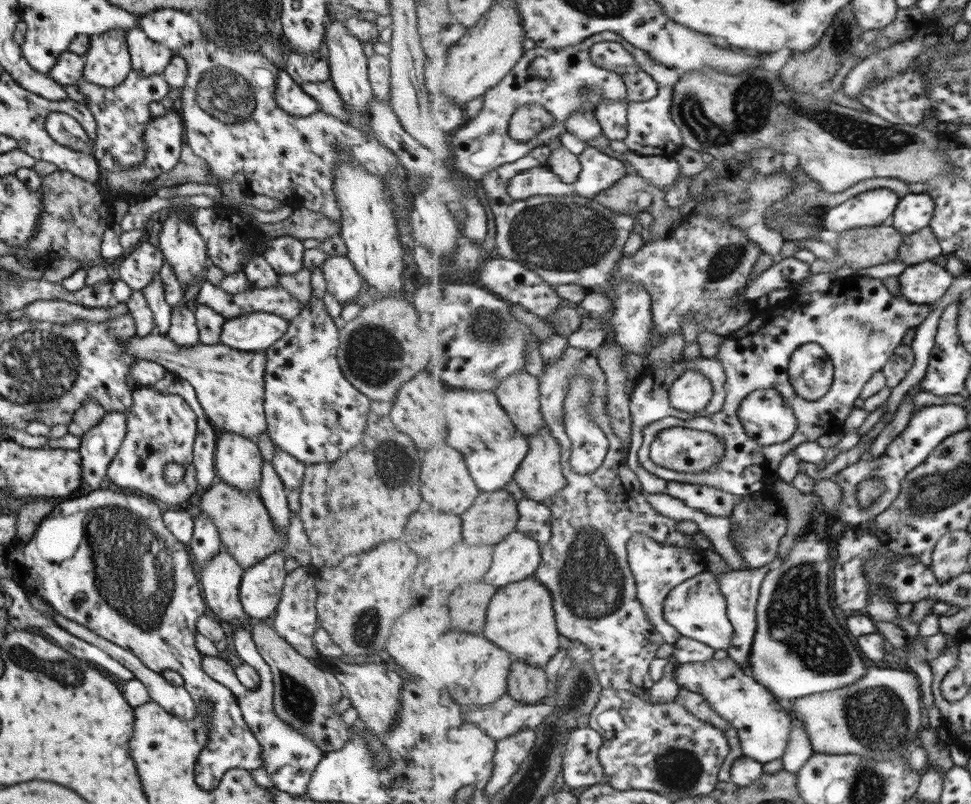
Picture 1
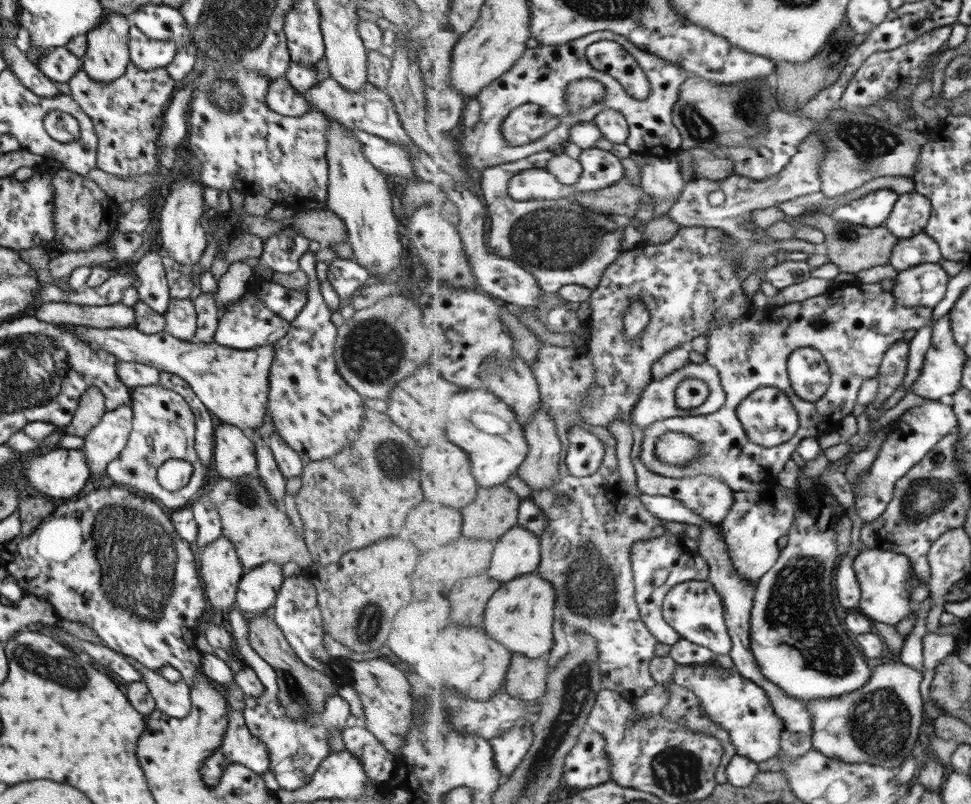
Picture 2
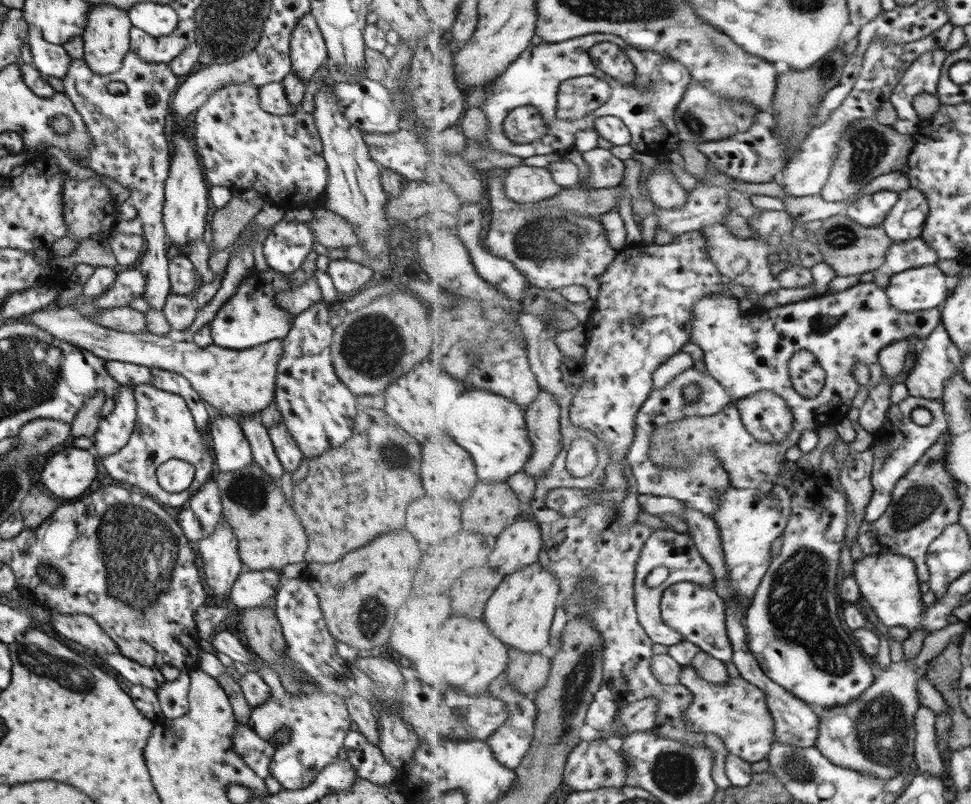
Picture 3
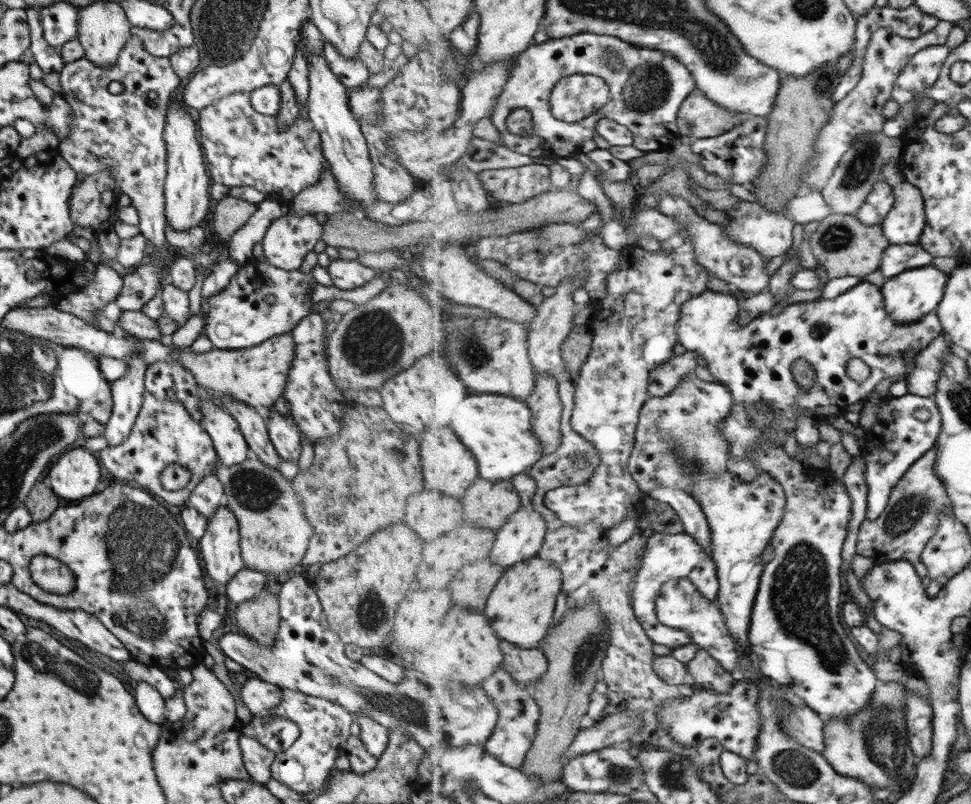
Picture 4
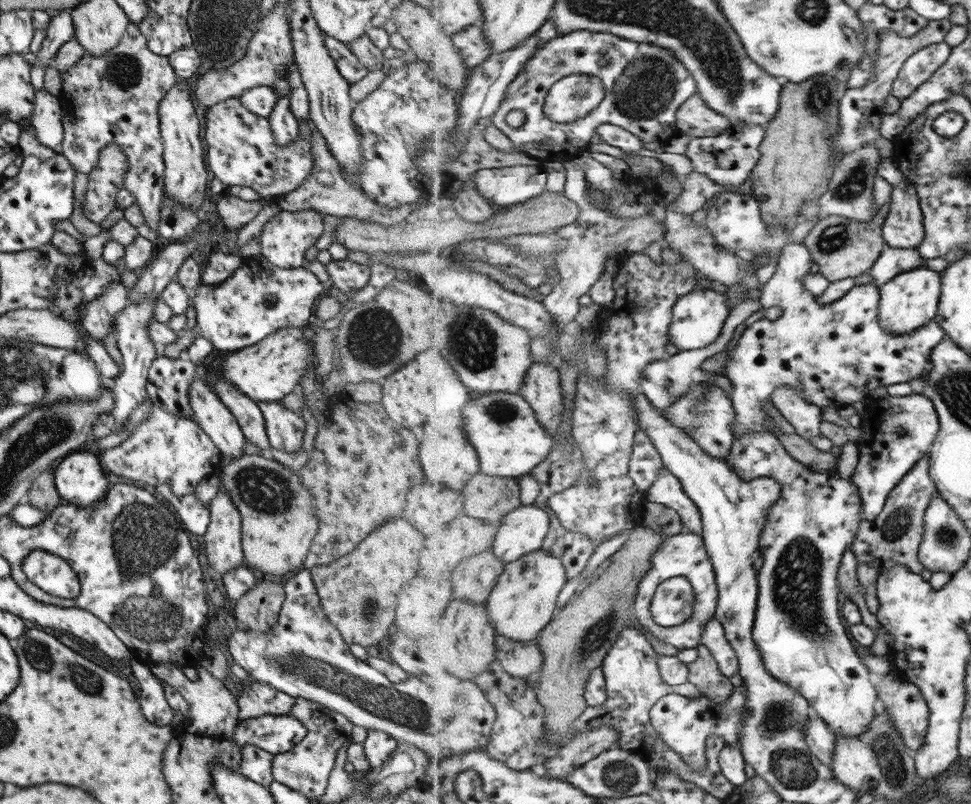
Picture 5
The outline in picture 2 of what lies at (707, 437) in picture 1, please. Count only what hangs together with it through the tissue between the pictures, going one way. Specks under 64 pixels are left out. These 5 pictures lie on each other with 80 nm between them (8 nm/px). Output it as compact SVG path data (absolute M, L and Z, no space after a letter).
M668 432L659 439L658 457L666 463L687 467L690 460L702 455L700 442L686 432Z

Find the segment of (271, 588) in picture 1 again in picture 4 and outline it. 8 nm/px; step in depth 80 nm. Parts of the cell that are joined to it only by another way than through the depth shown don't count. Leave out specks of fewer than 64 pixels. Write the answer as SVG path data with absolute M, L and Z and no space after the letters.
M243 568L226 582L225 596L238 605L263 592L263 584L265 573Z

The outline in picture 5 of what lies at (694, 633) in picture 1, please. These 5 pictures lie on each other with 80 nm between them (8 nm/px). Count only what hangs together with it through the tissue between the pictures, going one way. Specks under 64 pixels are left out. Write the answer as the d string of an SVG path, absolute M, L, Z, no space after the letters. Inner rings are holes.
M673 577L657 587L649 612L660 626L675 627L695 616L695 604L696 592L692 582L685 577ZM713 614L713 619L705 626L706 630L703 631L701 643L713 653L725 676L735 676L740 671L740 662L738 654L727 638L722 622L717 621L716 614Z

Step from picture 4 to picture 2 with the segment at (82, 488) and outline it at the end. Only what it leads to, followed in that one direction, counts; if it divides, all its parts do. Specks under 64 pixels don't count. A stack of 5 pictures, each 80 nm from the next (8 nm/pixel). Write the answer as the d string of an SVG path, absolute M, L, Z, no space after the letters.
M57 448L43 455L35 457L21 457L25 460L22 464L22 476L28 486L33 488L34 492L46 494L47 497L69 498L75 496L89 478L89 468L87 468L86 458L81 449Z

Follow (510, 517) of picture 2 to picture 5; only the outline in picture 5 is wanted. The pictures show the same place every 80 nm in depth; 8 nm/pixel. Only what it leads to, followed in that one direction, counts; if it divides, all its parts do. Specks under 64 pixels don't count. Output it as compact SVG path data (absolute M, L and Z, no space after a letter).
M477 474L465 486L465 512L500 526L505 516L522 505L518 478Z

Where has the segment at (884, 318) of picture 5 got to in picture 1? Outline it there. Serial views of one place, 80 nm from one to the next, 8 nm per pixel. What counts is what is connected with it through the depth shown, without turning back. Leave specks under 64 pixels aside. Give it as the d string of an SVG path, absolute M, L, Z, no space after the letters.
M935 261L908 265L898 276L900 292L915 304L935 305L953 284L955 276Z

